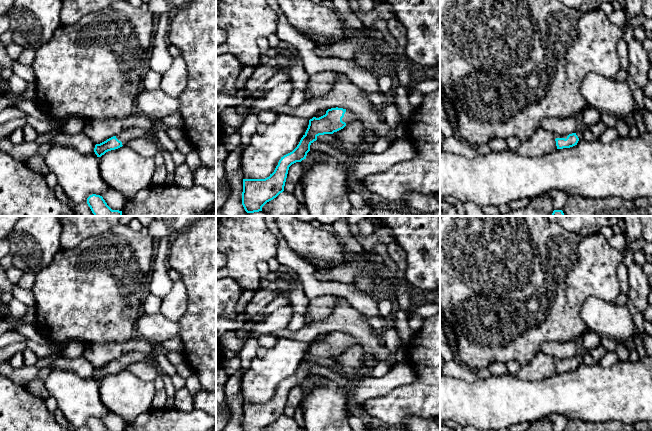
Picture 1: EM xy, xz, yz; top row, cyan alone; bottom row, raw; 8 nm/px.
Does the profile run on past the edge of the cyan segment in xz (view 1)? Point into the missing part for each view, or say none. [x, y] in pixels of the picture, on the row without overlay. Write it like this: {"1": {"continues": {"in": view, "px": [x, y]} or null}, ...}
{"1": {"continues": {"in": "xz", "px": [349, 340]}}}

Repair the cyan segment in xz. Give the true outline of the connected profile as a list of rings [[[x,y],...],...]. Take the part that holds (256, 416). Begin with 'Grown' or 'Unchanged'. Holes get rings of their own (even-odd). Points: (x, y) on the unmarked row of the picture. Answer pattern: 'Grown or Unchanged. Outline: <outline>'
Grown. Outline: [[[331,332],[326,338],[309,344],[308,352],[297,371],[281,381],[274,396],[265,403],[243,403],[243,431],[263,431],[267,426],[276,422],[284,415],[289,391],[306,383],[310,369],[319,359],[333,358],[343,353],[352,345],[359,344],[358,340],[343,332]]]

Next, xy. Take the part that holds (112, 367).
Grown. Outline: [[[131,351],[118,357],[116,360],[107,363],[106,365],[100,368],[96,368],[94,376],[97,379],[97,381],[101,381],[108,375],[115,374],[122,370],[125,370],[132,363],[147,361],[148,359],[149,356],[145,353],[139,351]]]

